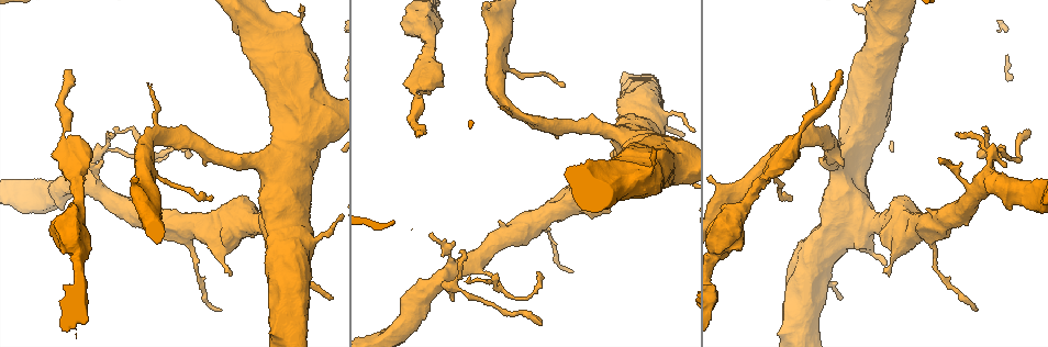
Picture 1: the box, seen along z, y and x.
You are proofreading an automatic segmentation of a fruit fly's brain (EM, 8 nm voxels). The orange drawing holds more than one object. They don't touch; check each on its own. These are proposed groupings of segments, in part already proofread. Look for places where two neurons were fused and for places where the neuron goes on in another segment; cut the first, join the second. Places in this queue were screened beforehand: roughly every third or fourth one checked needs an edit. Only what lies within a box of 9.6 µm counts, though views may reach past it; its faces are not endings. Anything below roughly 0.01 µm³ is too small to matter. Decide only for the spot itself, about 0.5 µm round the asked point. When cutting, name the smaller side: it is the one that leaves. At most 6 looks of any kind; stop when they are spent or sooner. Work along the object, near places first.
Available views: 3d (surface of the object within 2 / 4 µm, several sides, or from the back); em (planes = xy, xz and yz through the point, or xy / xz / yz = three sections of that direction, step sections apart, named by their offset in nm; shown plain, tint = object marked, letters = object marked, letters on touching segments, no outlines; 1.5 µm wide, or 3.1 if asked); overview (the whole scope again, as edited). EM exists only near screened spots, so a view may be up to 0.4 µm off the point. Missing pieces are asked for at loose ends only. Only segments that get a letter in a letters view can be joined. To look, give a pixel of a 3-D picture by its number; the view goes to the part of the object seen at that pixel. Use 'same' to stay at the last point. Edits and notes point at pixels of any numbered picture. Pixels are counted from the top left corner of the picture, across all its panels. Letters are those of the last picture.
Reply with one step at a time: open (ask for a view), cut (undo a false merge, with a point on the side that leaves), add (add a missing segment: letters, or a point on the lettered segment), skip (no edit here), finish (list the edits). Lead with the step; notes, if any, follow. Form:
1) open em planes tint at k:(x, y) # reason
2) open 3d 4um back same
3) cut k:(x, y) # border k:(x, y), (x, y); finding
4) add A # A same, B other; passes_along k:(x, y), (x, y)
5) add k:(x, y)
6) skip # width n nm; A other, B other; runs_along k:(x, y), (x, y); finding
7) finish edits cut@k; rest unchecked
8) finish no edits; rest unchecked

open em planes letters at 1:(219, 308) # an open end

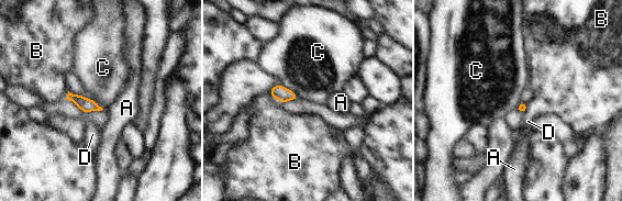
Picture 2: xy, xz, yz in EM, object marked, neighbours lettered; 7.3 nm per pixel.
skip # A other, B other, C other, D other; border 2:(280, 84), (299, 97); no lettered segment goes on from it

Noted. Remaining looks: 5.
open 3d 4um at 1:(467, 281) # an open end

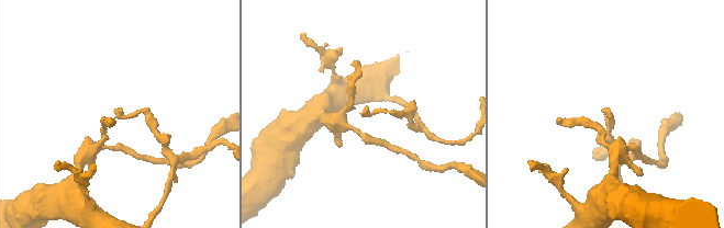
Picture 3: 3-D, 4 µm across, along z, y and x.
open em planes letters at 3:(609, 111)

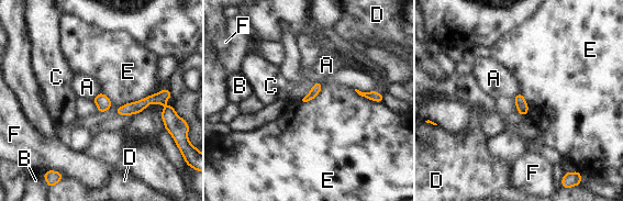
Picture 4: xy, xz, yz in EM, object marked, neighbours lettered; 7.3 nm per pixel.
skip # A other, B other, C other, D other, E other, F other; border 4:(322, 84), (315, 82), (301, 100); none of them fits

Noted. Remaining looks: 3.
open em yz step 8 tint at 1:(792, 197) # tapers out

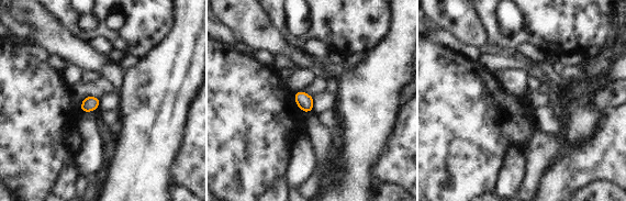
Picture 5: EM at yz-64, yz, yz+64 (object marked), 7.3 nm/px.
open em yz step 8 letters same # what lies round it

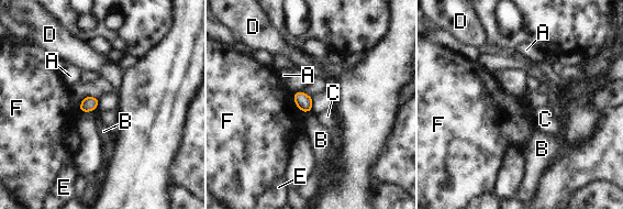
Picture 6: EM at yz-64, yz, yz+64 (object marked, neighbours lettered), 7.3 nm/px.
skip # A other, B other, C other, D other, E other, F other; border 6:(292, 94), (295, 103), (304, 112); none of them fits

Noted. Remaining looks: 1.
finish no edits; rest unchecked

